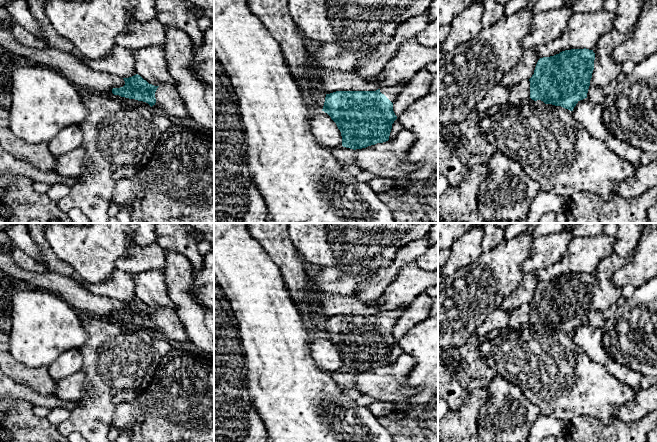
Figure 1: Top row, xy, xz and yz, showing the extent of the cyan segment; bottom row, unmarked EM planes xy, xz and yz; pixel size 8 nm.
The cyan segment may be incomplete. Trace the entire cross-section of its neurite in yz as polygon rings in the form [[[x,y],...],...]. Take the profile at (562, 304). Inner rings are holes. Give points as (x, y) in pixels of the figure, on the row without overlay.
[[[589,273],[565,274],[550,281],[540,282],[530,305],[530,322],[545,328],[561,330],[573,335],[576,328],[587,322],[594,294],[595,277]]]

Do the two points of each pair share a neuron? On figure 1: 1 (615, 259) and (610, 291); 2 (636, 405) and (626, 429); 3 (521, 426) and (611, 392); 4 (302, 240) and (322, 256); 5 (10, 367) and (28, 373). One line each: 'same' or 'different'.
1: same
2: different
3: different
4: same
5: same

